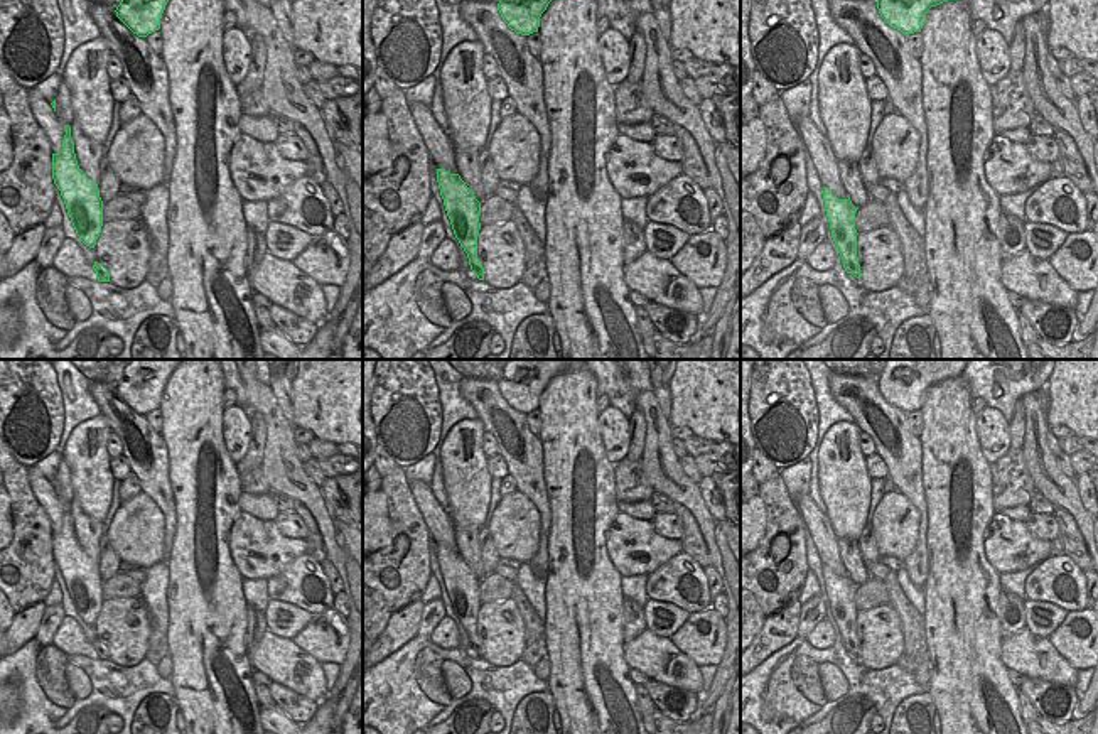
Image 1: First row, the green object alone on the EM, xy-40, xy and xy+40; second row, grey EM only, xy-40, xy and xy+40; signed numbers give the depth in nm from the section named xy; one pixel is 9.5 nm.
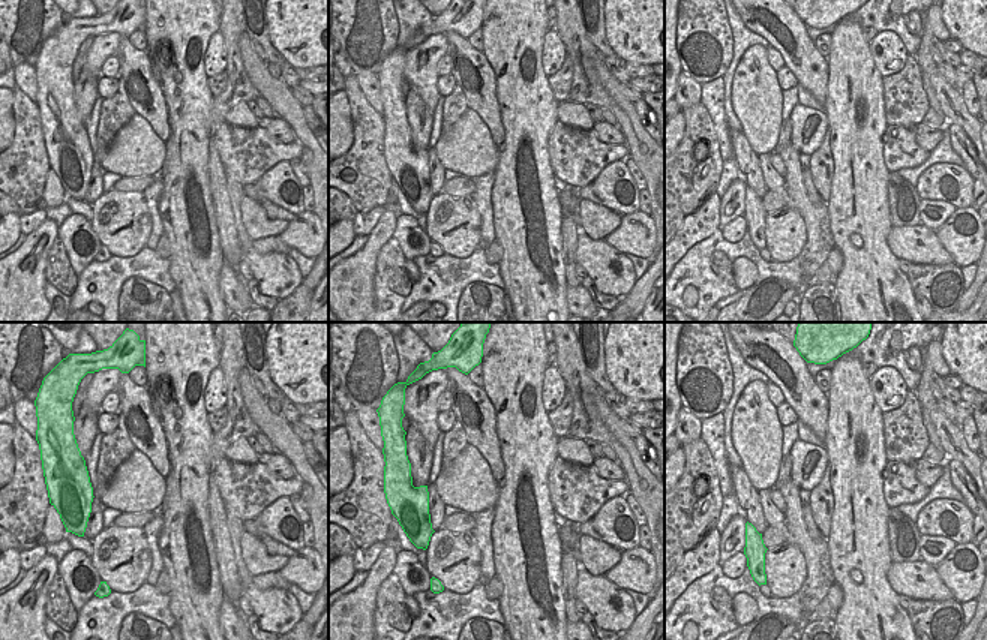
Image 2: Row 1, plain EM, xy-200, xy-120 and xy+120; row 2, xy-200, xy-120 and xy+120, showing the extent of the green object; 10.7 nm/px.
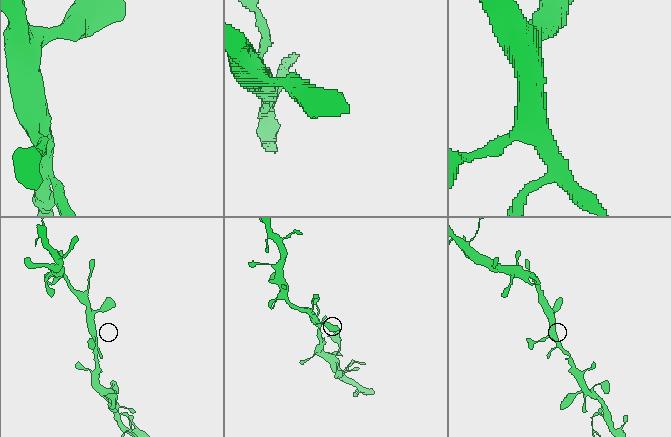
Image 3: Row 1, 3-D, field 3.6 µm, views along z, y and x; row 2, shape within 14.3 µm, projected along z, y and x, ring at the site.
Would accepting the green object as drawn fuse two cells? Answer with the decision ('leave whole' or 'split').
leave whole

